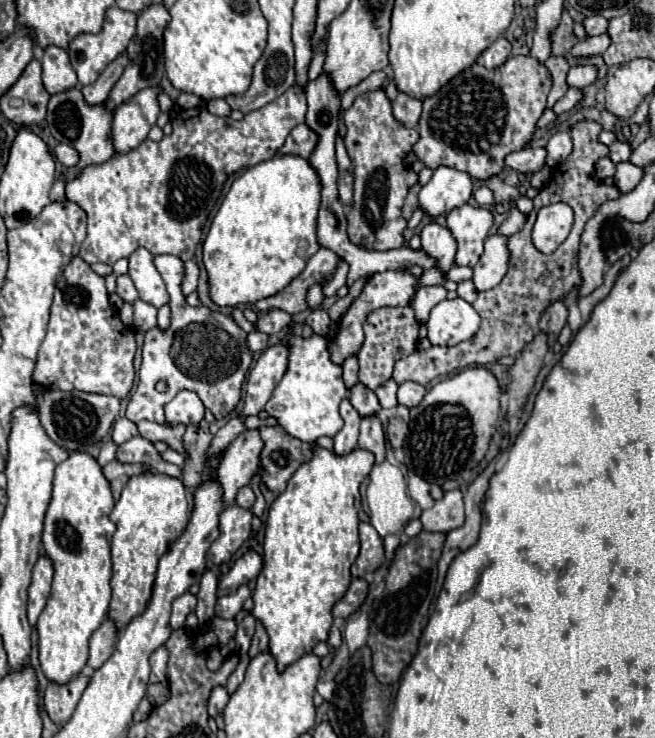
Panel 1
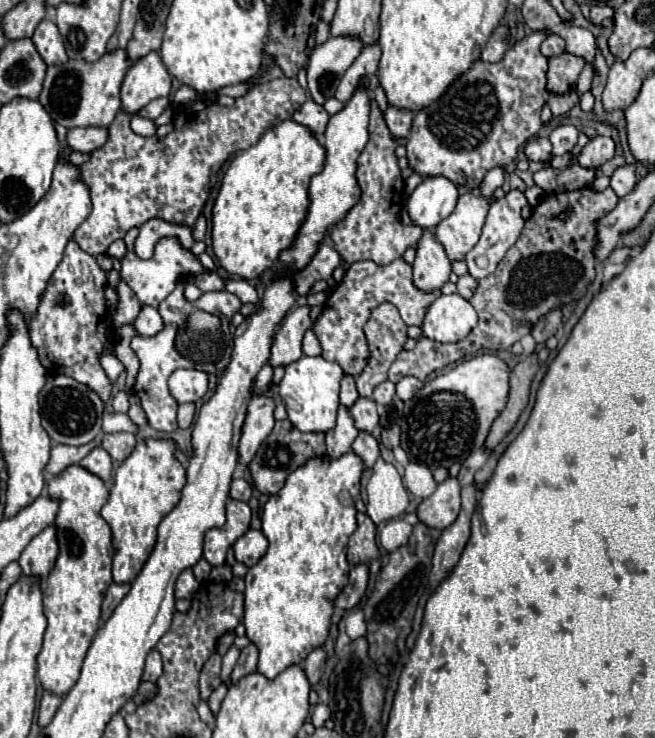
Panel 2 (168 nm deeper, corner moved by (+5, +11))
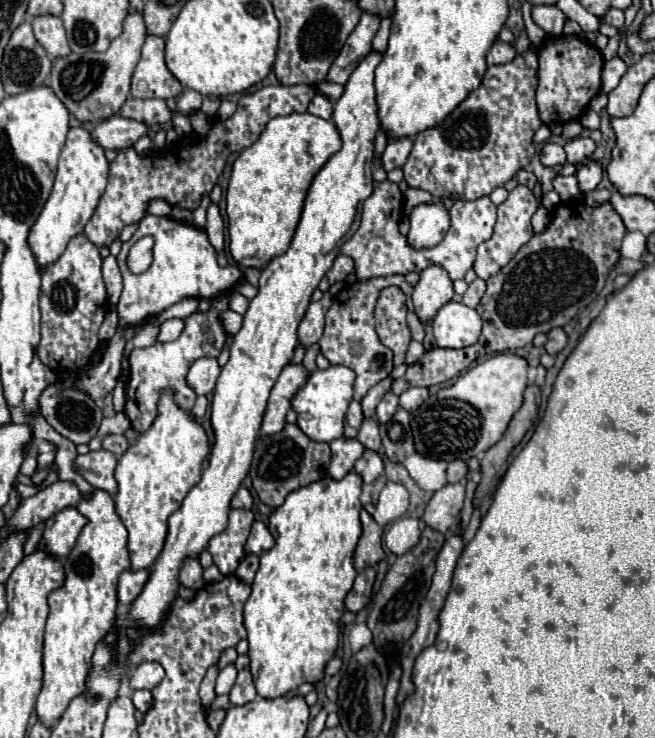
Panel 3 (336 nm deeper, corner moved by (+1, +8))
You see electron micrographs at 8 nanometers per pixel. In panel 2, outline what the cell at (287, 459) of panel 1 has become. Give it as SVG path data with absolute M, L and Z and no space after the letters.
M284 419L284 421L276 421L272 433L264 439L264 443L260 445L256 457L254 457L252 463L250 463L250 473L252 473L252 481L254 481L256 489L258 489L260 493L274 495L274 493L278 493L278 489L282 489L284 479L288 477L288 473L292 473L296 467L304 465L310 457L324 455L324 453L326 453L324 435L316 433L316 453L314 453L314 445L312 445L312 441L314 441L314 437L310 439L310 435L298 431L288 419Z

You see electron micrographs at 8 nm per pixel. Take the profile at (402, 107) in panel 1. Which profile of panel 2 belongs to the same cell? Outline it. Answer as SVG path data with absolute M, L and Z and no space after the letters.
M388 105L384 119L386 119L390 133L394 133L394 137L406 137L410 131L410 125L412 125L412 115L414 113L410 109L400 109L400 107Z

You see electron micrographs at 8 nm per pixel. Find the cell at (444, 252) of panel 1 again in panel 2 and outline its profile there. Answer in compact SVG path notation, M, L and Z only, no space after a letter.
M424 229L424 235L416 247L416 259L412 267L414 285L422 291L436 291L448 281L452 273L452 263L442 243L436 239L434 231Z

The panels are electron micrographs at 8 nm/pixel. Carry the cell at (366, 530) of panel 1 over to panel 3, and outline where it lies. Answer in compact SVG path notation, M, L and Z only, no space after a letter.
M366 510L360 512L360 520L362 520L362 536L354 553L354 567L358 572L386 558L382 550L382 532L384 532L382 526L378 526L376 520Z

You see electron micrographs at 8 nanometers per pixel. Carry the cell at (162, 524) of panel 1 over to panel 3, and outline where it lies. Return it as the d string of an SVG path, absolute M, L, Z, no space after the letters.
M162 390L158 400L158 414L152 426L136 438L136 442L122 454L116 466L118 494L114 498L116 512L128 530L128 552L132 570L150 568L162 552L168 534L168 516L176 512L184 496L198 484L202 462L210 454L208 434L194 414L182 410L172 390Z

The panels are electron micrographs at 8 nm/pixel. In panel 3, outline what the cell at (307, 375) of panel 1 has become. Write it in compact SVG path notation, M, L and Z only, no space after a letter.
M330 366L328 370L312 372L308 382L298 390L296 398L292 400L292 408L298 414L298 426L314 442L332 442L342 436L344 416L346 416L348 404L352 402L352 394L354 394L354 378L356 374L350 368Z

